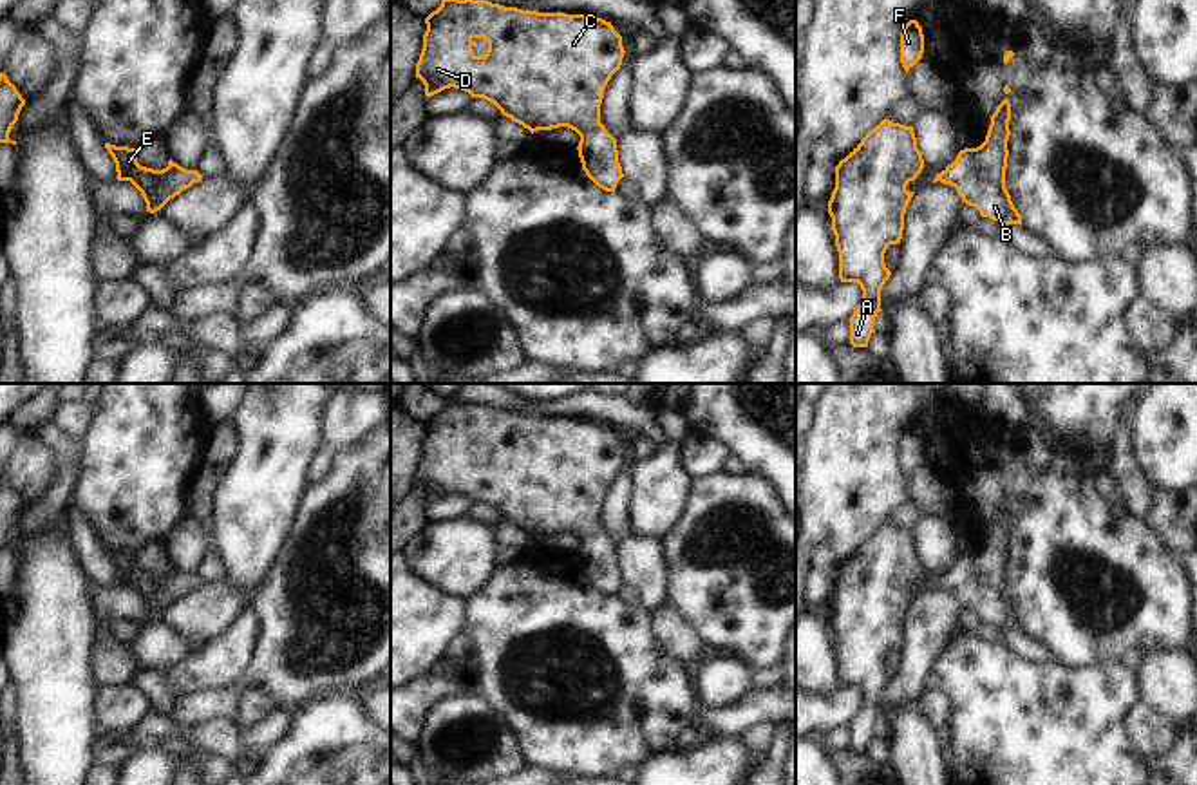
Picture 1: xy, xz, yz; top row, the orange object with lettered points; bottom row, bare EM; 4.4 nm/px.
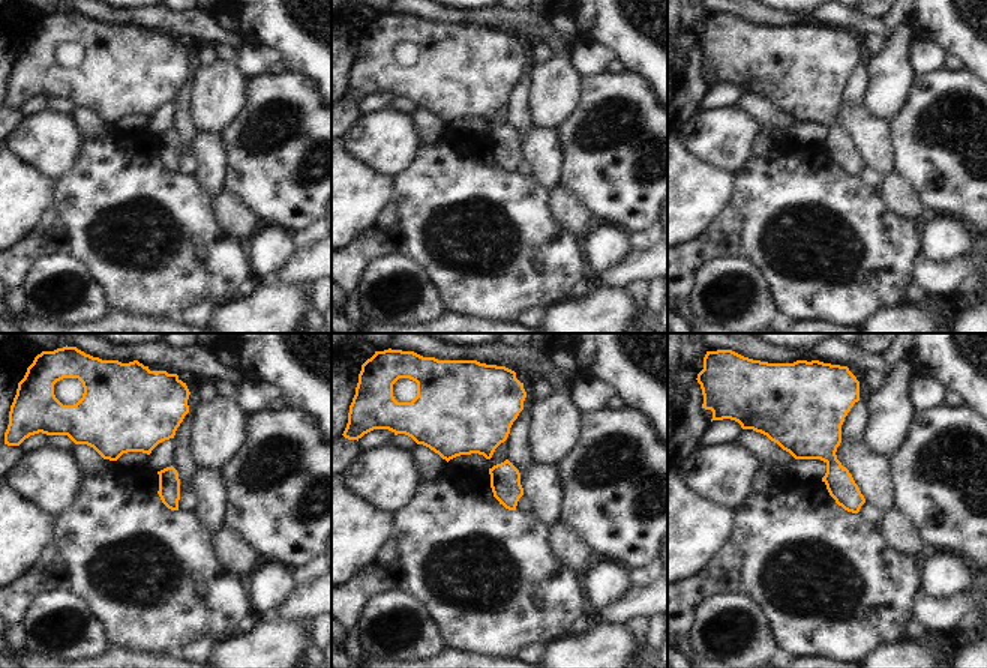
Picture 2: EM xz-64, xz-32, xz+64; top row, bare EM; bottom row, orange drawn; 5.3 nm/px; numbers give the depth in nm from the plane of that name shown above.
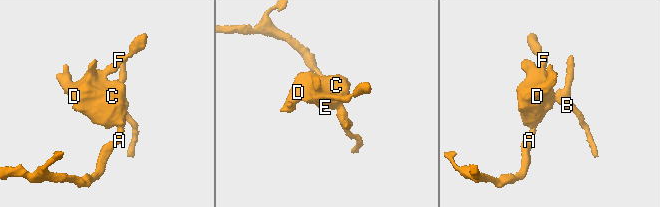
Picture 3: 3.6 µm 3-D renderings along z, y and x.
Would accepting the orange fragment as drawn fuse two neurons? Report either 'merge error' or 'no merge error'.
no merge error

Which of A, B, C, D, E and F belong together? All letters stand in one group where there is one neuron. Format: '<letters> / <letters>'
A B C D E F

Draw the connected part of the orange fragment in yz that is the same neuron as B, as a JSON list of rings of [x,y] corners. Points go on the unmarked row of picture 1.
[[[1005,503],[991,521],[985,546],[976,553],[960,555],[933,588],[955,591],[962,608],[975,611],[982,622],[1002,629],[1022,629],[1022,620],[1005,593],[1009,526],[1011,508]]]

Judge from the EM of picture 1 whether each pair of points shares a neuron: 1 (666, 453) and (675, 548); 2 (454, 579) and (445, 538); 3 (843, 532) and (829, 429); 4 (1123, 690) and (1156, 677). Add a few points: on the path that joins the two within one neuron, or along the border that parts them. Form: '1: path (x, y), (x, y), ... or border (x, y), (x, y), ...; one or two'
1: border (689, 483), (680, 518), (660, 539); two
2: path (454, 568), (454, 558), (445, 548); one
3: path (843, 507), (843, 454); one
4: border (1134, 670), (1141, 700); two

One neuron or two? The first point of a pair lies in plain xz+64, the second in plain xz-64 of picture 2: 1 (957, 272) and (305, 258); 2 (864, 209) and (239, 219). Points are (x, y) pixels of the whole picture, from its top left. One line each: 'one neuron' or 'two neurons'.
1: one neuron
2: two neurons

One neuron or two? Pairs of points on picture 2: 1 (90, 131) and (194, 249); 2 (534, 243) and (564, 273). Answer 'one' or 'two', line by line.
1: two
2: one

